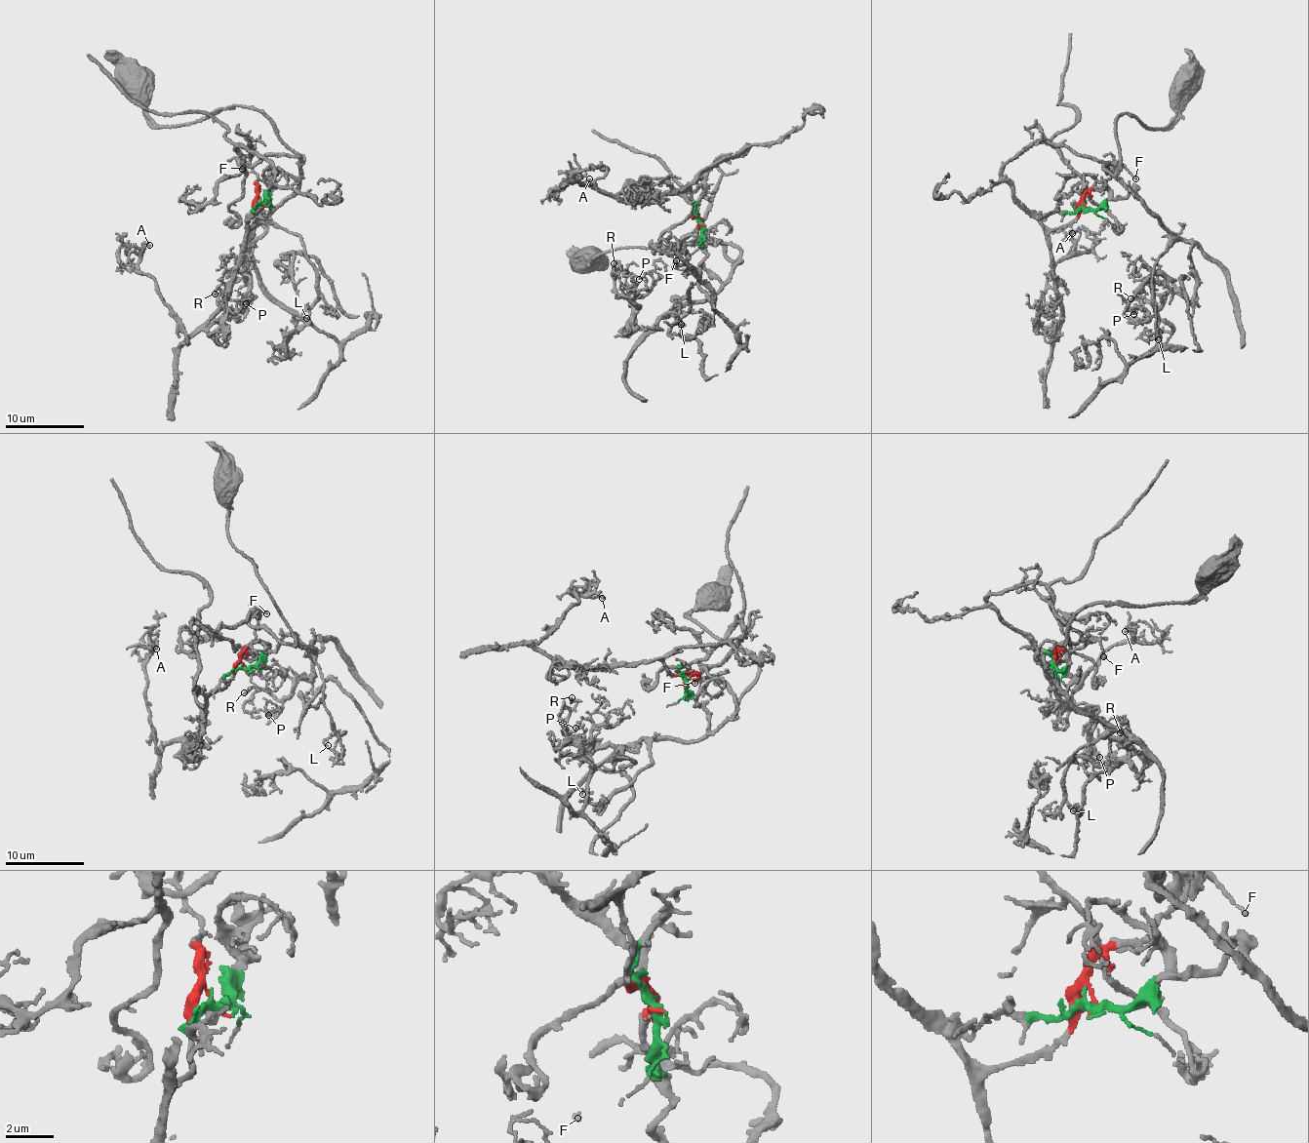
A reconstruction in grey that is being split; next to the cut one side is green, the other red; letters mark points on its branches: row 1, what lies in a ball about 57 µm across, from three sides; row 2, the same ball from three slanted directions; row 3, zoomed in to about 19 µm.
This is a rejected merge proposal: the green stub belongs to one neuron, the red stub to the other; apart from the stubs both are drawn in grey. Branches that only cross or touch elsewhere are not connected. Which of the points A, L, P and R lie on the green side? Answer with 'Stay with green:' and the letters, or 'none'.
Stay with green: L, P, R

